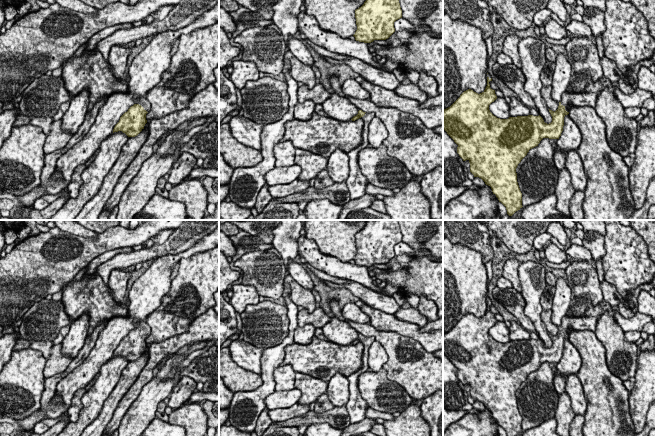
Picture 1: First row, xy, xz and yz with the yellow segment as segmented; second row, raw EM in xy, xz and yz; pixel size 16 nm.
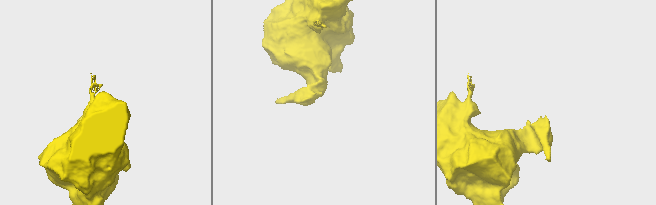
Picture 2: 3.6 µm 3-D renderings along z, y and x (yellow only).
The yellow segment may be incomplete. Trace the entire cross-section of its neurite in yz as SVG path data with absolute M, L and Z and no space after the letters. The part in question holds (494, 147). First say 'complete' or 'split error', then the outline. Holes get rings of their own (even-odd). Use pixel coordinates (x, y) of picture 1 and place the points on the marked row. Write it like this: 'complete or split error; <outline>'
split error; M487 77L487 86L482 93L468 89L450 107L443 109L443 129L458 145L457 153L463 161L469 161L470 172L491 187L493 194L506 207L507 214L512 216L523 207L522 193L517 182L518 164L543 138L559 139L563 131L564 117L569 114L569 105L595 108L599 93L572 93L566 90L562 94L558 109L555 112L549 109L552 116L549 124L540 115L500 119L489 110L489 105L497 99L495 90L490 88L490 81L492 78Z

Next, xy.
split error; M134 94L133 98L138 100L137 103L120 117L119 122L113 129L113 133L122 131L128 137L135 137L144 129L147 123L146 114L150 111L151 104L145 96L139 97Z

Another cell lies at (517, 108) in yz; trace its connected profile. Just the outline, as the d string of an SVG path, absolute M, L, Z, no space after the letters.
M511 97L509 109L511 117L530 115L530 110L517 97Z

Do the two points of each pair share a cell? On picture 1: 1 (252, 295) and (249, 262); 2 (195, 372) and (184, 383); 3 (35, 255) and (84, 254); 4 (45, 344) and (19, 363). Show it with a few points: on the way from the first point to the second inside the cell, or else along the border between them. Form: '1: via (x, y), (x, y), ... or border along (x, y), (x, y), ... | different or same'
1: border along (242, 283), (252, 285), (260, 295) | different
2: border along (181, 377), (188, 376), (196, 383) | different
3: via (47, 262), (72, 259) | same
4: border along (30, 347), (38, 350), (46, 359) | different

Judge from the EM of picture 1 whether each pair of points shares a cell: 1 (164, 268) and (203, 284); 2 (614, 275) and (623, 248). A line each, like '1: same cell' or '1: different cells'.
1: different cells
2: same cell

